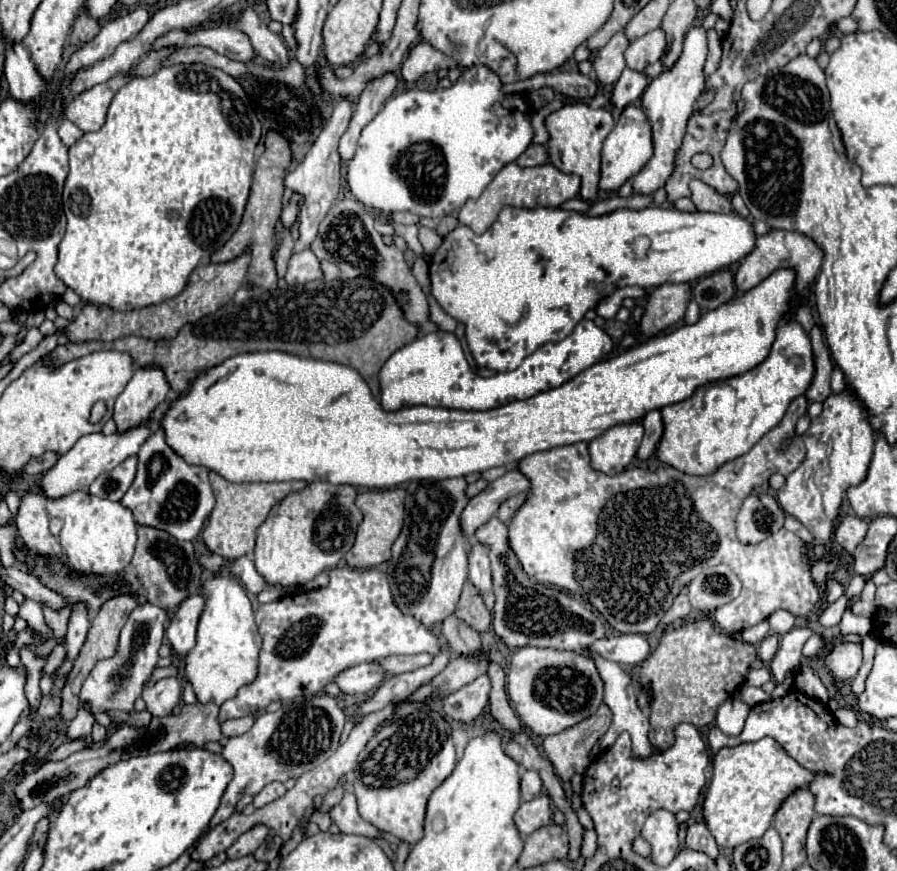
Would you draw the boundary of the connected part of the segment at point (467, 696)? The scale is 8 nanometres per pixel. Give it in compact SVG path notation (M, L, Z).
M487 675L477 677L473 683L467 683L459 691L455 691L443 699L445 715L451 717L453 721L461 721L461 723L469 723L469 721L477 719L487 705L489 689L491 689L489 677Z

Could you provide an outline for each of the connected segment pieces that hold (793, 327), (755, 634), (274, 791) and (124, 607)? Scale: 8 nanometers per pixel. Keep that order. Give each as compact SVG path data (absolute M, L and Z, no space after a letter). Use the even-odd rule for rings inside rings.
M797 321L781 323L777 329L777 337L775 337L769 357L763 363L759 363L755 369L751 369L743 375L731 377L729 381L723 381L723 383L703 385L693 393L693 397L661 409L665 431L659 441L659 447L655 451L657 461L663 465L671 465L677 471L689 473L689 475L713 475L727 461L733 461L733 459L745 455L769 429L773 429L783 419L791 399L803 395L807 391L807 387L811 385L813 369L815 369L815 365L813 365L809 335L801 329L801 325Z
M761 621L761 623L757 623L755 627L745 629L745 631L741 633L741 637L743 637L743 641L755 645L755 643L763 641L763 639L767 637L767 633L769 633L769 623L767 623L767 621Z
M269 783L269 785L265 785L263 787L263 791L261 793L257 793L255 797L253 797L253 805L259 809L259 807L263 807L263 805L267 805L267 803L273 803L275 799L279 799L279 797L283 797L285 795L285 787L283 787L283 783Z
M115 595L109 601L105 601L101 605L101 609L95 613L95 619L91 621L89 633L87 633L87 641L85 641L85 645L83 645L77 661L73 663L73 669L71 669L71 673L67 677L67 683L65 683L65 689L61 691L61 699L63 699L63 703L61 703L61 717L65 721L71 721L75 717L77 707L79 707L79 691L81 691L81 685L87 679L87 675L91 673L91 669L95 667L95 663L101 661L101 659L107 659L107 657L113 657L115 655L119 631L121 631L121 627L125 625L127 617L131 615L131 611L137 605L139 603L137 603L137 597L135 595Z

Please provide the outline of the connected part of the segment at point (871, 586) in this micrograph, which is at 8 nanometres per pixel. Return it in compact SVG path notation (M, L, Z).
M869 579L867 585L865 585L865 589L861 591L861 599L857 603L853 603L851 611L855 615L865 615L865 617L871 619L873 615L877 615L877 607L875 607L873 597L875 597L875 583Z

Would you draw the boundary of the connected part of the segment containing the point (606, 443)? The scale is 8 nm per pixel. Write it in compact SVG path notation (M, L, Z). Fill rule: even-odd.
M629 423L607 429L607 433L599 435L589 443L591 467L605 475L621 473L637 453L637 447L643 437L643 425Z

